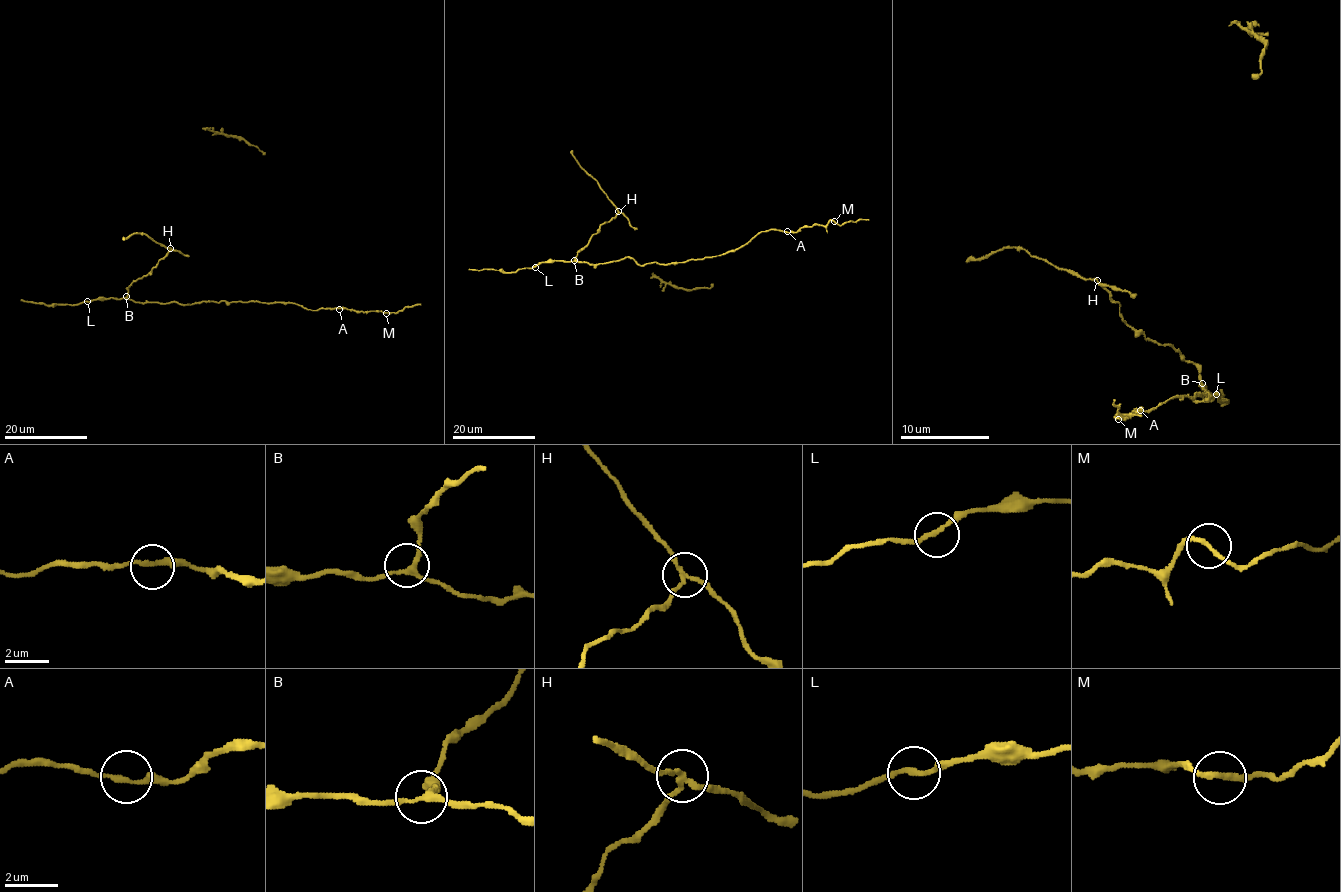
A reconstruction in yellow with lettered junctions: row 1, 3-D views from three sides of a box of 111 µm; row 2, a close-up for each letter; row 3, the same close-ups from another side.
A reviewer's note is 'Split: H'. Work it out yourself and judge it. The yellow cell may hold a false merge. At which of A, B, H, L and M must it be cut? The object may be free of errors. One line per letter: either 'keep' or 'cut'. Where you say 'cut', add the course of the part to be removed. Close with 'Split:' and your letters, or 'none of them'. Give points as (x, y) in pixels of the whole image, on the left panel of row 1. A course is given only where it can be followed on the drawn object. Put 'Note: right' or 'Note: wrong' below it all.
A: keep
B: keep
H: cut; foreign part runs (170, 249), (139, 233), (125, 239)
L: keep
M: keep
Split: H
Note: right

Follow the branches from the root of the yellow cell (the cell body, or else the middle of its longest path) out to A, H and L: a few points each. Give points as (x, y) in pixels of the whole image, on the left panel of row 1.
A: (134, 301), (174, 301), (183, 305), (222, 300), (295, 302), (310, 310), (339, 309)
H: (134, 301), (128, 297), (128, 288), (147, 274), (170, 249)
L: (134, 301), (114, 297), (87, 301)

